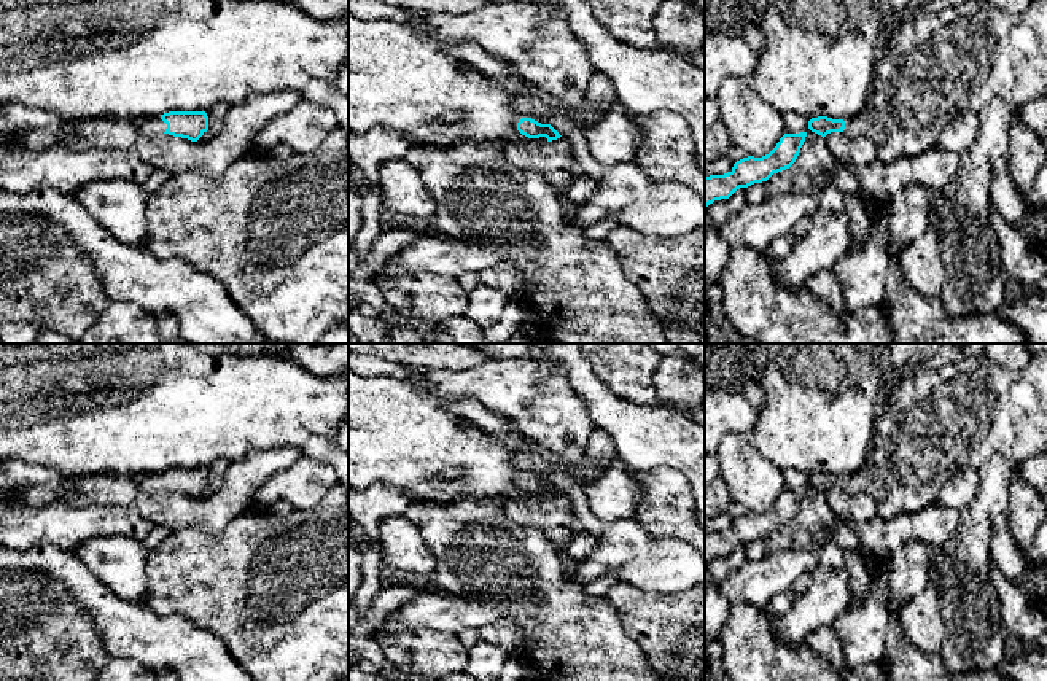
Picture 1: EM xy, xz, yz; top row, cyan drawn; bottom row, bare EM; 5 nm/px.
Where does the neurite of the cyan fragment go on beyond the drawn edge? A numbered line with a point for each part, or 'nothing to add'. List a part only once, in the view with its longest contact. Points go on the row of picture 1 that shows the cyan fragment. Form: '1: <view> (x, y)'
1: xy (150, 126)

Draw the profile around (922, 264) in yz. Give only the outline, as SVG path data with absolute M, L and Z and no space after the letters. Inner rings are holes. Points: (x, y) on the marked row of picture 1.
M932 228L909 243L901 253L901 270L920 294L939 298L945 288L945 266Z

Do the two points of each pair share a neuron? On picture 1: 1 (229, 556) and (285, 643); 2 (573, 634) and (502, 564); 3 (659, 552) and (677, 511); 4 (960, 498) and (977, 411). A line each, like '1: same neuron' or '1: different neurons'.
1: same neuron
2: same neuron
3: different neurons
4: different neurons

